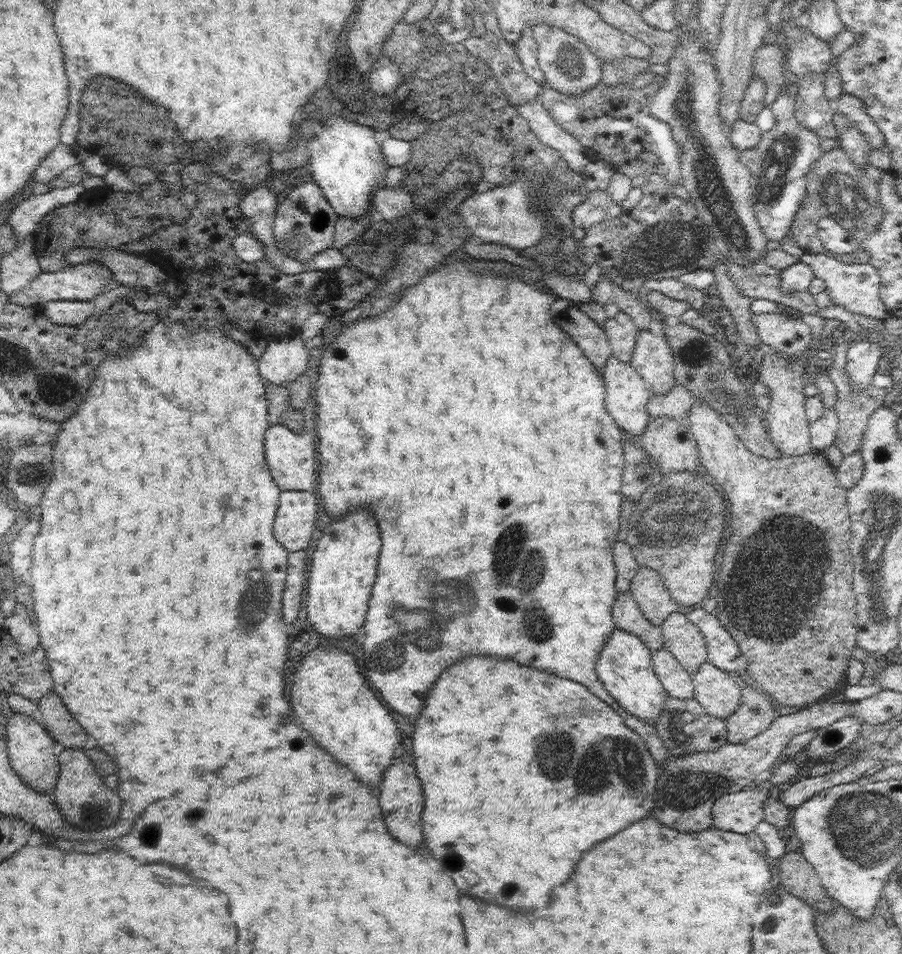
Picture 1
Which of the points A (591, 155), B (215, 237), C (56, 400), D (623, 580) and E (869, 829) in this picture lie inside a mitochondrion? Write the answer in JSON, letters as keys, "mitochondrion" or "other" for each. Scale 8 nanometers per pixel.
{"A":"other","B":"other","C":"mitochondrion","D":"other","E":"mitochondrion"}

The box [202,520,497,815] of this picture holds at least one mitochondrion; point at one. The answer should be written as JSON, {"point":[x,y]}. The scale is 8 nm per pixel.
{"point":[414,627]}

